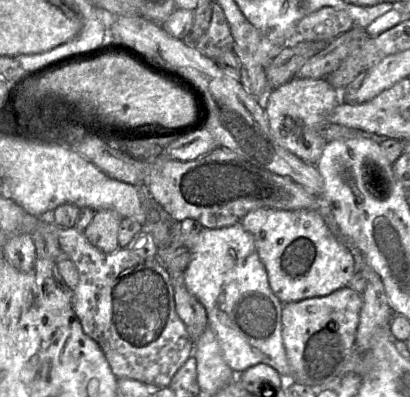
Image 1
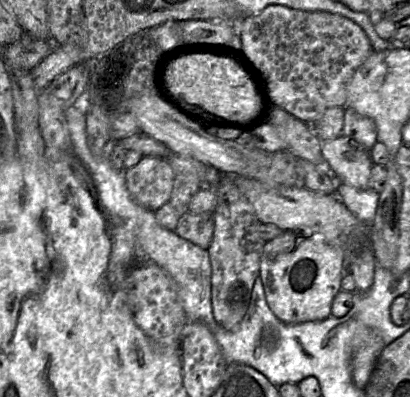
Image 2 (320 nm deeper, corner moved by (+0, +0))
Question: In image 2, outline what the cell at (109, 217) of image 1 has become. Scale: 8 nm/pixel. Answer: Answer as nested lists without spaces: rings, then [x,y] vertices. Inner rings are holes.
[[[147,155],[125,170],[125,180],[132,200],[155,211],[169,201],[175,175],[166,158]]]

